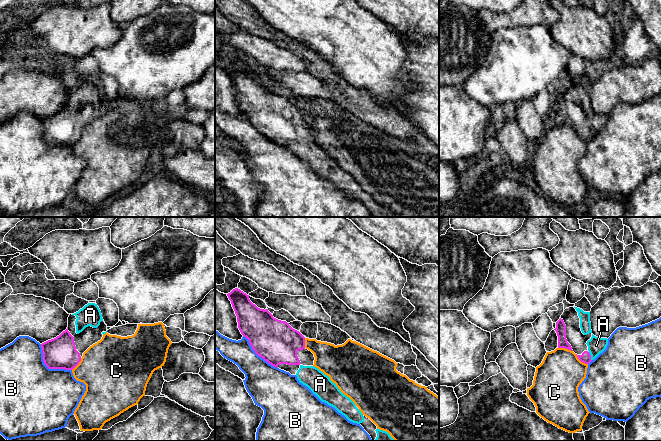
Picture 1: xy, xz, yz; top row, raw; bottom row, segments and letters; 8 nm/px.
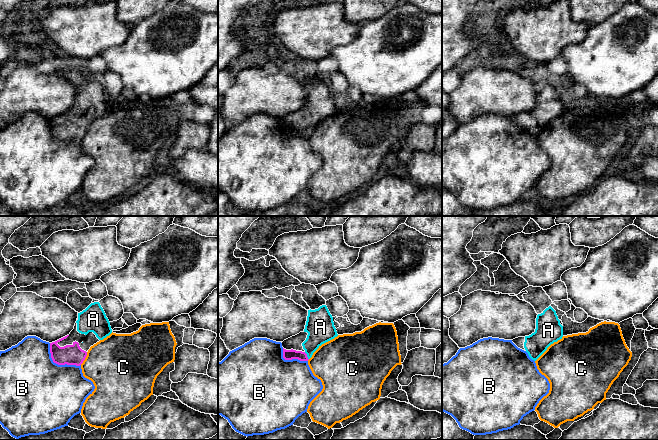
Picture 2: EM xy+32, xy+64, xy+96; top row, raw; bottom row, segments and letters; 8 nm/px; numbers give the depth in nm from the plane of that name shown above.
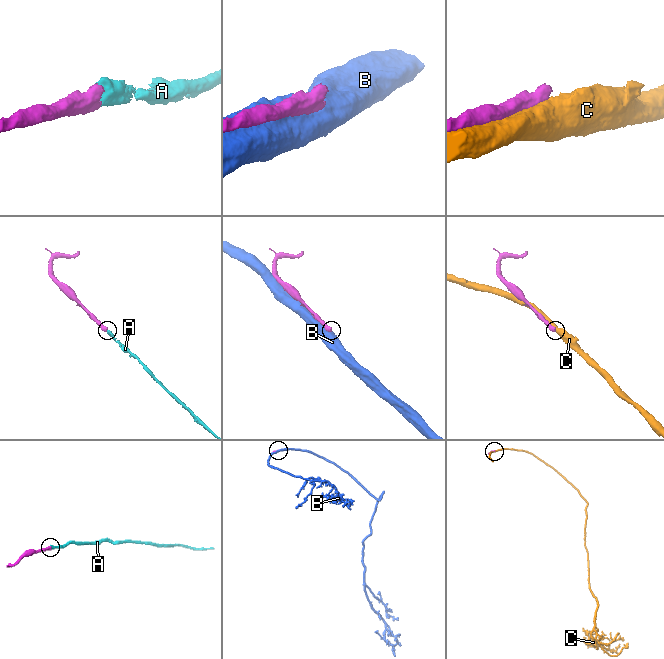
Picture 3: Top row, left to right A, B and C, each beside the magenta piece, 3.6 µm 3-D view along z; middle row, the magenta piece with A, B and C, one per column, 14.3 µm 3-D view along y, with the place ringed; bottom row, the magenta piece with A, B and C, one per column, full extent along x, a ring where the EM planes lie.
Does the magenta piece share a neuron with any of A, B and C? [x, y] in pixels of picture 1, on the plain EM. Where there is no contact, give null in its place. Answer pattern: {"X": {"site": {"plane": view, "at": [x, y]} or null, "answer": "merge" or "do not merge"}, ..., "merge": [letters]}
{"A": {"site": {"plane": "yz", "at": [590, 132]}, "answer": "merge"}, "B": {"site": {"plane": "xy", "at": [48, 143]}, "answer": "do not merge"}, "C": {"site": {"plane": "yz", "at": [565, 124]}, "answer": "do not merge"}, "merge": ["A"]}

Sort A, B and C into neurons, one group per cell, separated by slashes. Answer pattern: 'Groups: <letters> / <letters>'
Groups: A / B / C

